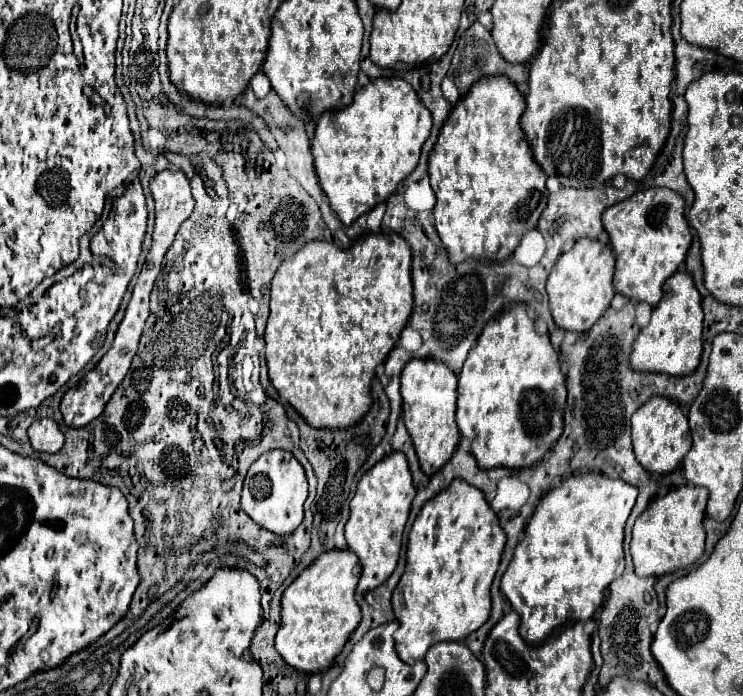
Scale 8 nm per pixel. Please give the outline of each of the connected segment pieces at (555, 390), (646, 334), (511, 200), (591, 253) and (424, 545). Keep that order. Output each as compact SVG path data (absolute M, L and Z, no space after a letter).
M523 303L511 305L487 323L459 373L455 417L479 467L529 467L555 445L563 433L567 397L559 355L549 333L537 333L535 319Z
M677 271L663 285L663 299L653 309L649 325L645 325L633 343L631 367L639 371L667 373L667 375L689 375L697 369L703 351L703 309L701 295L689 273Z
M505 75L479 79L453 107L429 153L429 179L437 195L435 229L451 263L469 257L501 261L513 255L521 237L537 227L547 205L545 171L535 163L519 119L525 97Z
M579 239L575 247L559 257L549 279L547 279L547 295L549 307L555 323L565 331L587 331L593 323L605 313L615 295L613 287L613 271L615 271L615 253L609 245L593 239Z
M453 479L447 489L423 505L407 535L407 565L391 599L395 619L399 621L399 629L393 635L395 647L405 663L413 665L421 661L427 649L435 643L463 641L487 621L491 611L489 589L499 569L503 547L505 533L499 525L499 519L477 487L463 483L461 479Z

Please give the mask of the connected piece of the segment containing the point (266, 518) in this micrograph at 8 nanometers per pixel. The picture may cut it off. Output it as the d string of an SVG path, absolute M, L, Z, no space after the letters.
M273 449L261 455L251 467L243 483L241 509L263 529L287 535L293 533L303 521L303 503L307 499L307 479L299 461L281 449Z

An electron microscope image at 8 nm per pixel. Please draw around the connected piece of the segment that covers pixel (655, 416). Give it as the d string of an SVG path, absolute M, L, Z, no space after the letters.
M655 395L643 403L633 415L633 449L639 463L649 473L671 473L679 469L685 453L691 449L689 421L683 409L675 401L661 395Z

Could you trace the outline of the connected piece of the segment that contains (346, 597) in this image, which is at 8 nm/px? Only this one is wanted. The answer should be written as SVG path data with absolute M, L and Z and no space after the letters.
M349 549L323 551L283 593L281 625L275 635L275 649L305 673L327 671L341 653L349 635L361 621L359 605L355 603L355 587L361 577L361 563Z

